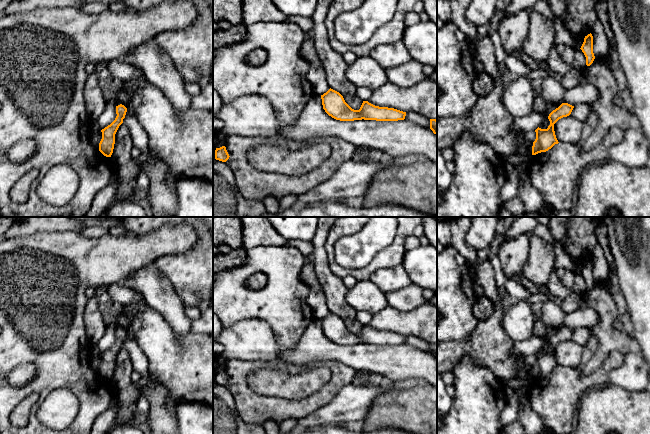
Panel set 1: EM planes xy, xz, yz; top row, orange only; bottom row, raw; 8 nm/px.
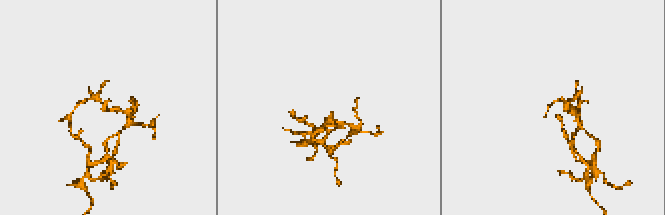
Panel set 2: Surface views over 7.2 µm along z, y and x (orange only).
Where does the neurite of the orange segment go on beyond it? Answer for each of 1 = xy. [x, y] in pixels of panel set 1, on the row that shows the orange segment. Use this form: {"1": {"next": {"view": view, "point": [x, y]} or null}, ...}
{"1": {"next": null}}

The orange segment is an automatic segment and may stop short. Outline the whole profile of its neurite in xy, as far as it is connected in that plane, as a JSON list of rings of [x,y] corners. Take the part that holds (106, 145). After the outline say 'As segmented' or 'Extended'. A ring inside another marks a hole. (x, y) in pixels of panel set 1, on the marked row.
[[[120,104],[116,106],[116,118],[115,120],[101,130],[102,139],[99,143],[99,151],[106,157],[111,157],[115,144],[115,134],[119,128],[119,126],[123,123],[123,119],[125,118],[127,112],[127,108]]]. As segmented

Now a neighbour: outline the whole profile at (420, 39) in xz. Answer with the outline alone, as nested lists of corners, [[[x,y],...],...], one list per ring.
[[[431,20],[405,28],[402,41],[413,60],[437,69],[437,24]]]

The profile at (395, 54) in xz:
[[[402,40],[391,44],[381,44],[372,49],[369,56],[384,69],[400,66],[413,60]]]

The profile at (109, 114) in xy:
[[[113,98],[106,101],[106,107],[103,113],[94,121],[101,129],[110,125],[116,118],[117,99]]]

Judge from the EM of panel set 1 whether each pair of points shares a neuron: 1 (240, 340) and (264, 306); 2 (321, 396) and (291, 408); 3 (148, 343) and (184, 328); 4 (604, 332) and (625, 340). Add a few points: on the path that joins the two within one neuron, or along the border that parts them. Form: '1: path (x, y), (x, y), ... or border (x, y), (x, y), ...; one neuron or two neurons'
1: border (232, 325), (243, 319), (262, 319), (274, 333); two neurons
2: path (314, 401), (302, 408), (298, 408); one neuron
3: border (160, 313), (178, 336), (186, 336), (190, 333); two neurons
4: path (609, 337), (613, 340), (620, 340); one neuron

